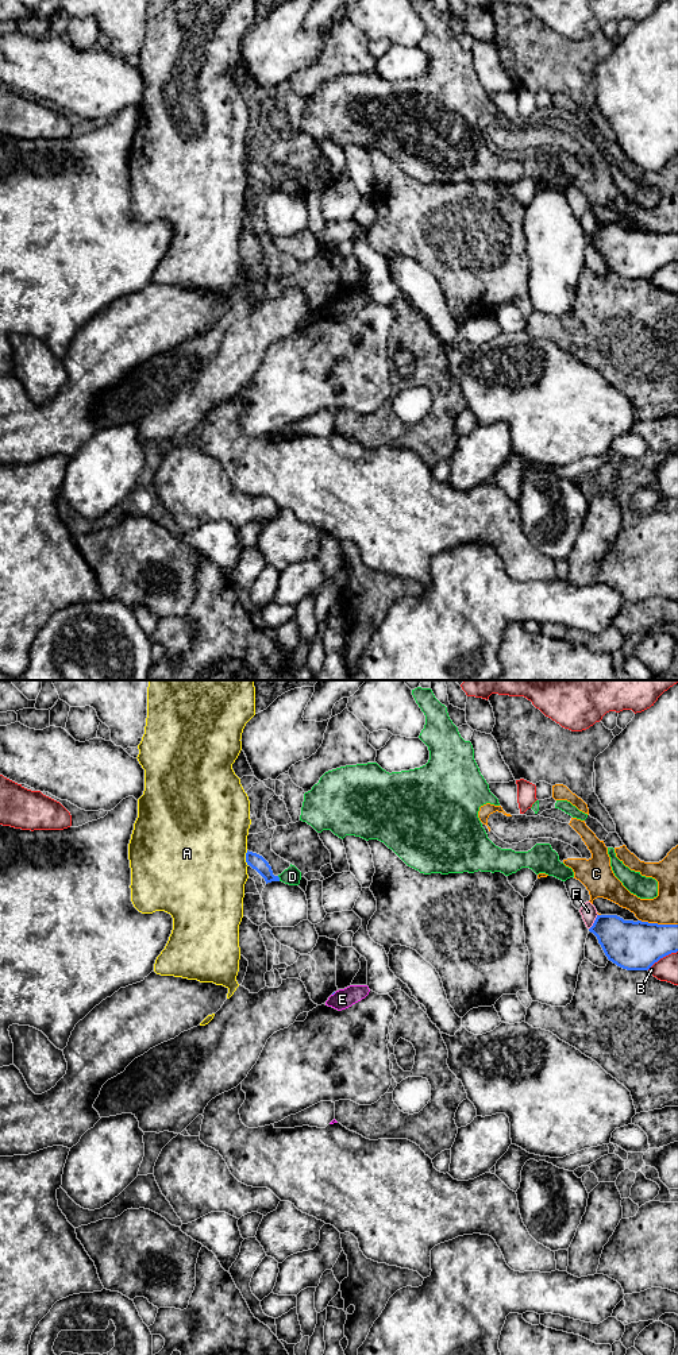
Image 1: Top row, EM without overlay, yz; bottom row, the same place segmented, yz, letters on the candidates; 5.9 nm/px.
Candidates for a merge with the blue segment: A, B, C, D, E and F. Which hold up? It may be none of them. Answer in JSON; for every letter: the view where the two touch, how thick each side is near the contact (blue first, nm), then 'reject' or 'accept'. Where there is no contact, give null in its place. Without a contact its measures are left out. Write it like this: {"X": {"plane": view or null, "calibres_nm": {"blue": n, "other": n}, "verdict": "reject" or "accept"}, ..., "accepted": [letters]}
{"A": {"plane": "yz", "calibres_nm": {"blue": 90, "other": 500}, "verdict": "reject"}, "B": {"plane": "yz", "calibres_nm": {"blue": 280, "other": 140}, "verdict": "reject"}, "C": {"plane": "yz", "calibres_nm": {"blue": 280, "other": 180}, "verdict": "reject"}, "D": {"plane": "yz", "calibres_nm": {"blue": 90, "other": 110}, "verdict": "reject"}, "E": {"plane": null, "verdict": "reject"}, "F": {"plane": "yz", "calibres_nm": {"blue": 280, "other": 90}, "verdict": "reject"}, "accepted": []}

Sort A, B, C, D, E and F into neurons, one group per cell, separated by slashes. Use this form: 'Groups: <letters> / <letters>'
Groups: A / B / C / D / E / F

